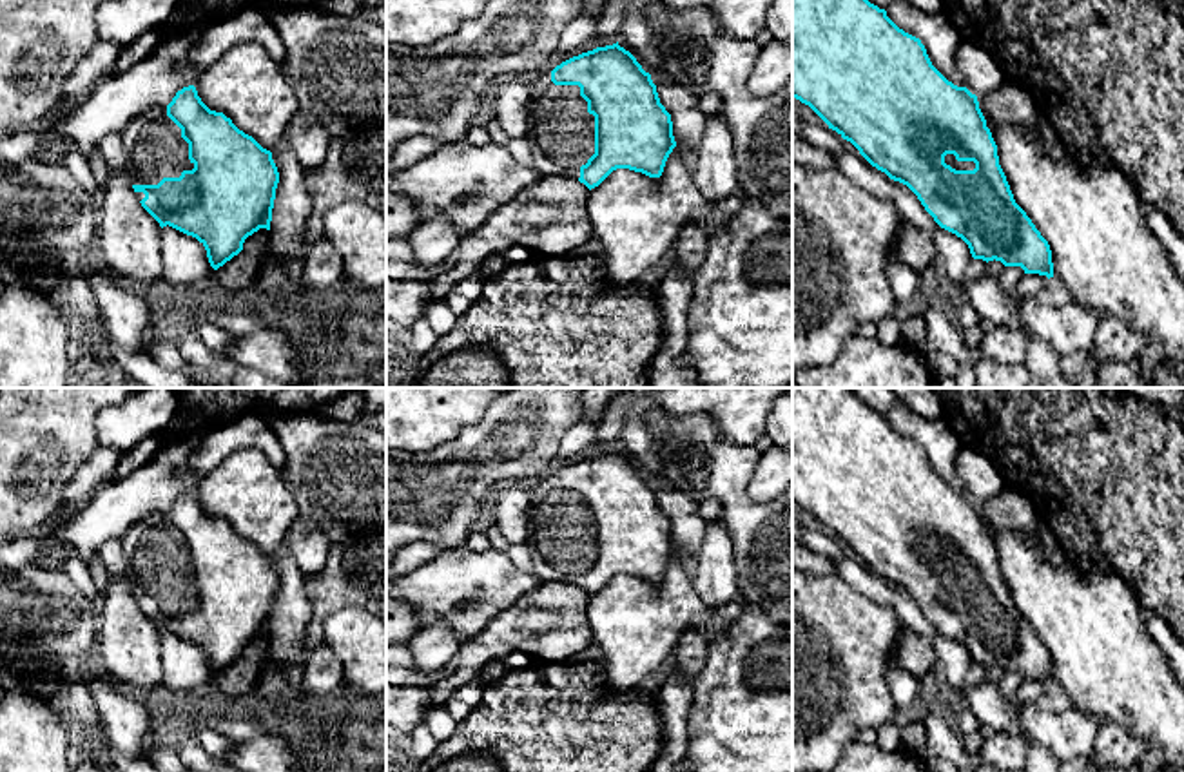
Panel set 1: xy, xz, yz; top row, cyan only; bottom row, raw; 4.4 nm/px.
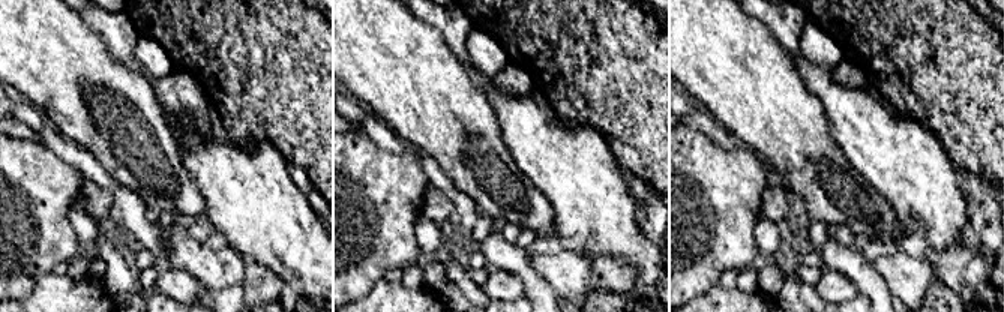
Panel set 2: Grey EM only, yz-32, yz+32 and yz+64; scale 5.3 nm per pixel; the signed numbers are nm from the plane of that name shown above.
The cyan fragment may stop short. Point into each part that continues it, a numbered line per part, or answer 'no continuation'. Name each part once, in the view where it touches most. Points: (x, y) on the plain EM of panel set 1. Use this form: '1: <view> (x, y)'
1: xz (561, 537)

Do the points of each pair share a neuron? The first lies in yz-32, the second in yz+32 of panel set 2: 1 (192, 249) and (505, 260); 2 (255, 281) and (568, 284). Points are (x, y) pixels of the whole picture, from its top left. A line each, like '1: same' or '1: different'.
1: different
2: different

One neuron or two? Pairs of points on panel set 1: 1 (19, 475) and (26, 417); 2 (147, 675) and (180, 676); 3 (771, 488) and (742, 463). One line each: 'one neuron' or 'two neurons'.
1: one neuron
2: two neurons
3: two neurons

